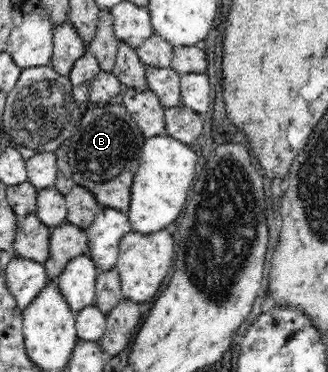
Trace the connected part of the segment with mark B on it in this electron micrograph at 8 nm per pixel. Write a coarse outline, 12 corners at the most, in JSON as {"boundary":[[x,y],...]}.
{"boundary":[[125,105],[87,109],[73,180],[127,214],[146,139]]}

